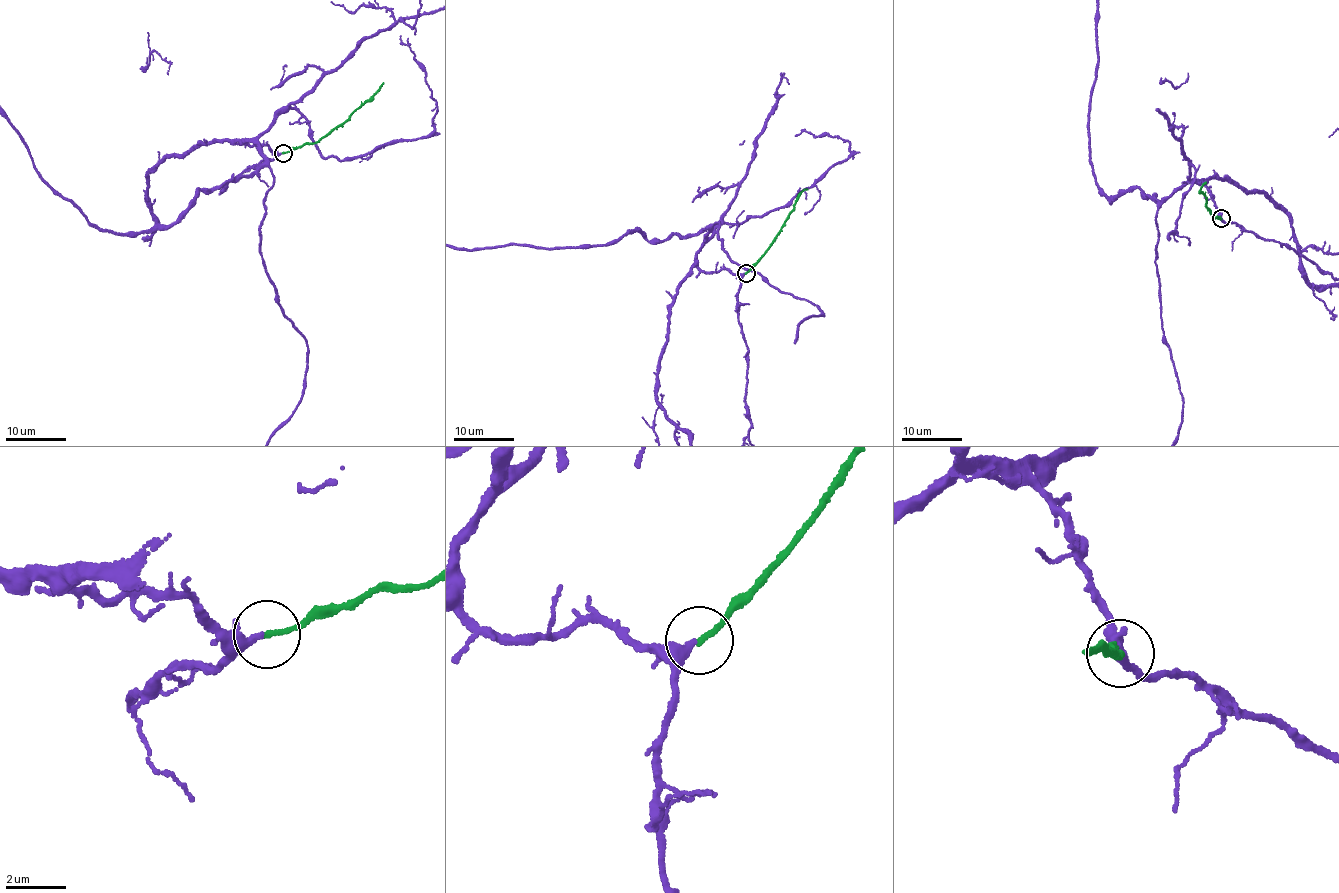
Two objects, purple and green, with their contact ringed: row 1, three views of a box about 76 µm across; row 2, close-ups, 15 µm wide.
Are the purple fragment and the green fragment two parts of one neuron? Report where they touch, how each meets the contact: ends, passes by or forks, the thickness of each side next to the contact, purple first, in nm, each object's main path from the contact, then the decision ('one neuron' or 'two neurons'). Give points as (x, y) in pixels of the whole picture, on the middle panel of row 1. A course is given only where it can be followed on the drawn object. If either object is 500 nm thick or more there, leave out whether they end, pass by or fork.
place (746, 273); purple ends; green ends; calibres 320 and 180 nm; course green (746, 272), (767, 252), (799, 192), (807, 189); one neuron

